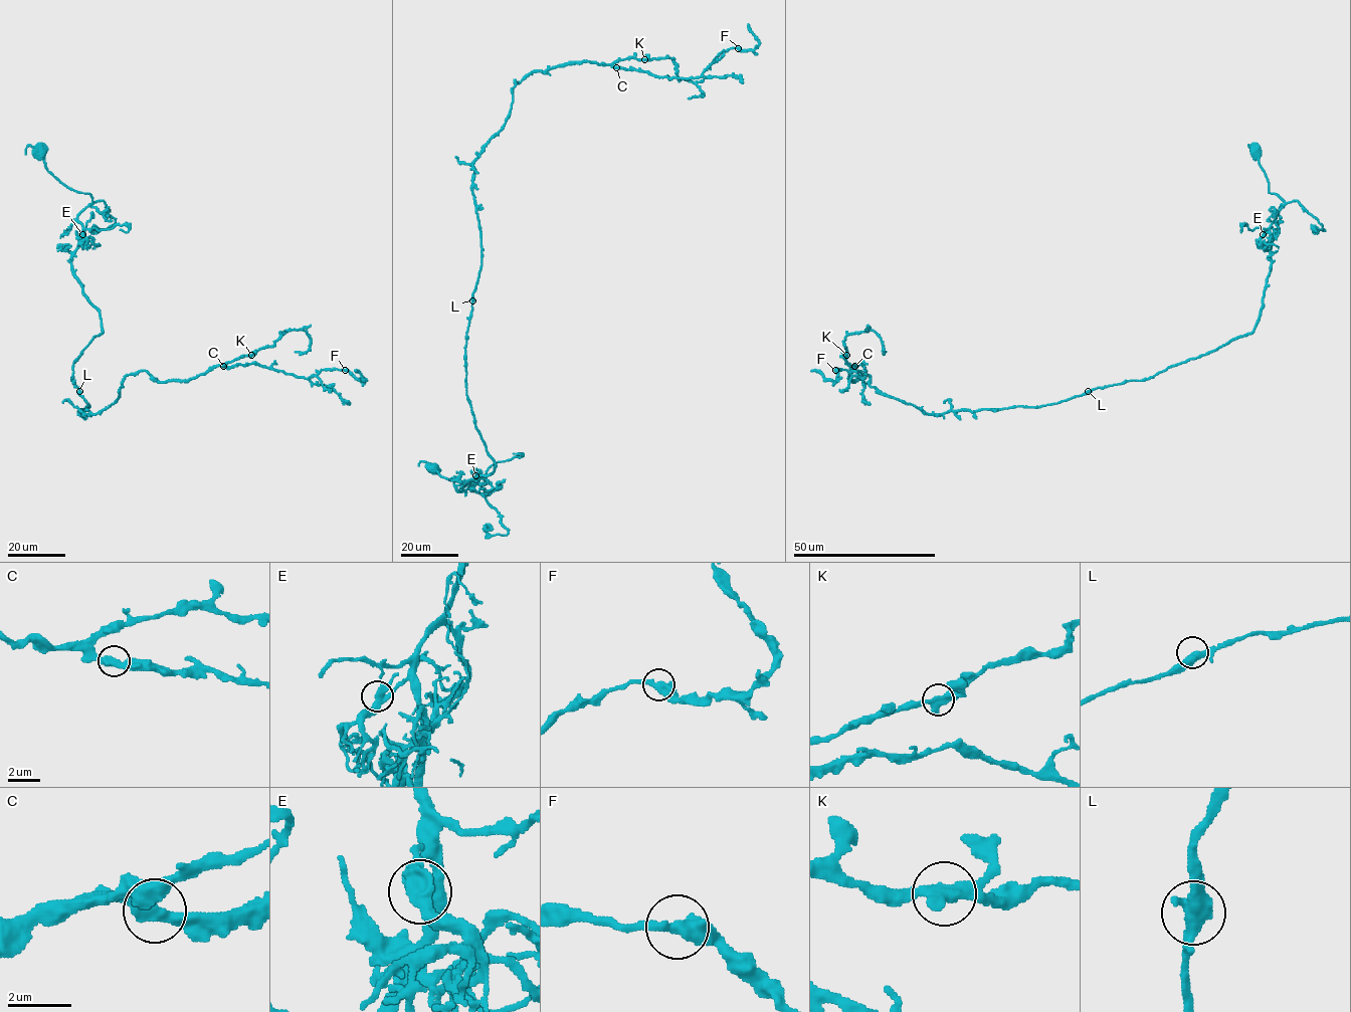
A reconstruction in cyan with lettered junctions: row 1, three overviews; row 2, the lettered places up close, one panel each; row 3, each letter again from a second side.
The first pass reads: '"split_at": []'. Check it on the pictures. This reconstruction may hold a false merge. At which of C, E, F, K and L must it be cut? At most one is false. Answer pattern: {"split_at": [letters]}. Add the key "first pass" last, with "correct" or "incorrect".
{"split_at": [], "first pass": "correct"}

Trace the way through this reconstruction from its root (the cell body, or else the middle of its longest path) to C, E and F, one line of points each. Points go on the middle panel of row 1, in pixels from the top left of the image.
C: (433, 469), (485, 496), (464, 483), (495, 465), (466, 389), (473, 161), (516, 82), (616, 67)
E: (433, 469), (431, 471), (453, 480), (476, 482), (485, 496), (470, 488), (475, 482), (475, 475)
F: (433, 469), (484, 496), (464, 483), (495, 470), (466, 389), (473, 161), (515, 83), (697, 78), (738, 48)

